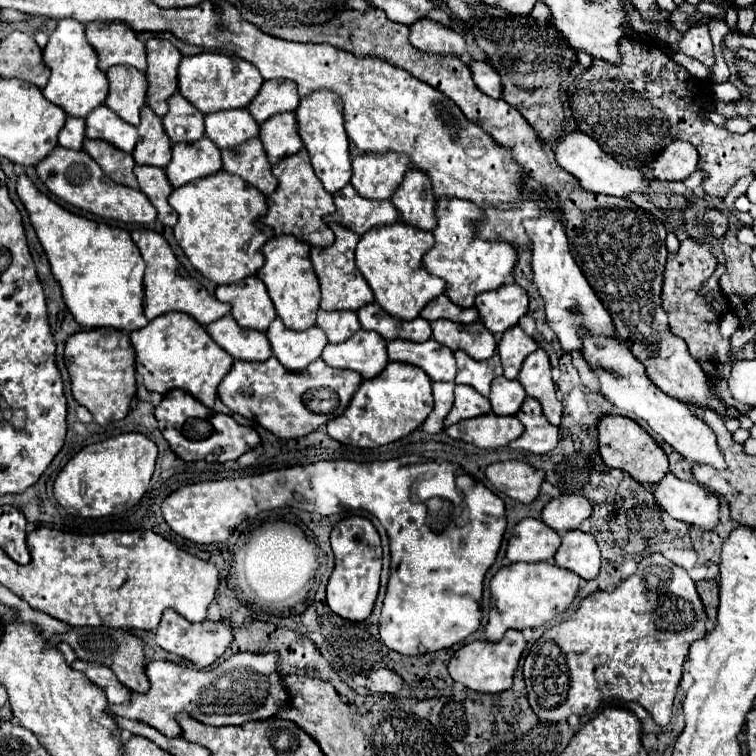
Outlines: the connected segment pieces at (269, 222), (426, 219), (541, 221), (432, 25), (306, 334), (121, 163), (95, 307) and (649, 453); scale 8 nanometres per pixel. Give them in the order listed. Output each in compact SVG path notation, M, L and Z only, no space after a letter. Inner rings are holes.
M300 149L298 153L282 159L280 163L276 163L272 167L272 173L278 179L278 187L272 195L266 197L268 211L264 217L260 217L260 221L272 229L274 237L294 235L310 245L318 245L318 247L332 245L334 233L328 229L328 225L322 219L324 219L324 215L334 213L336 207L334 207L332 195L322 187L322 183L314 175L308 151Z
M410 169L392 195L400 219L408 225L432 231L436 225L436 197L430 179L420 169Z
M538 201L542 207L542 215L538 219L526 219L524 229L528 237L532 239L532 269L534 269L534 285L538 287L542 299L544 299L544 311L546 321L550 329L558 335L558 341L562 345L562 351L572 353L574 349L582 349L582 337L578 335L584 327L604 327L610 325L610 313L578 269L576 261L570 255L568 241L566 241L566 229L562 221L556 217L554 211L546 207L544 201Z
M420 19L410 27L410 43L416 49L434 55L462 57L466 53L466 41L462 33L430 19Z
M274 319L266 331L266 337L272 345L274 357L288 369L288 371L302 371L312 361L322 355L326 347L326 335L316 325L306 331L292 331L282 325L280 319Z
M84 139L82 149L102 167L106 177L110 177L120 185L138 189L138 181L132 171L136 163L130 153L122 153L112 145L106 145L106 141L94 141L94 139Z
M26 175L18 177L16 191L30 215L30 223L44 247L52 275L58 281L64 303L76 323L88 329L112 327L126 333L142 329L148 323L142 307L142 279L146 265L130 233L66 211L40 193Z
M606 413L598 419L596 431L598 431L598 451L606 467L630 473L642 485L646 483L652 485L654 481L660 481L670 471L668 457L662 451L662 447L636 421L622 415Z

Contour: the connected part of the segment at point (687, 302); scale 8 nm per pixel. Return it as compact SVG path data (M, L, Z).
M684 239L678 253L668 253L668 261L664 267L664 281L662 281L662 309L668 313L670 333L686 341L690 355L700 363L704 373L710 377L710 383L718 389L722 401L730 407L736 407L738 411L748 411L752 407L738 403L728 391L730 367L736 359L738 361L744 359L744 347L734 349L734 353L738 355L730 355L732 353L730 339L722 337L718 331L720 317L714 315L710 301L702 295L702 283L714 273L714 269L716 269L716 257L710 253L708 245L694 239Z

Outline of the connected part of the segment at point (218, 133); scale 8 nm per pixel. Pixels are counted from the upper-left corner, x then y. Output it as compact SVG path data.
M248 109L210 113L204 117L204 127L206 137L210 137L220 149L228 149L248 141L250 137L258 137L260 129Z

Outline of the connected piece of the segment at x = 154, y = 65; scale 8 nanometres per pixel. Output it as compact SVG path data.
M150 37L146 41L146 55L148 55L146 105L158 117L162 117L168 109L166 105L168 97L178 89L176 69L182 57L180 51L168 39L160 39L160 37Z

